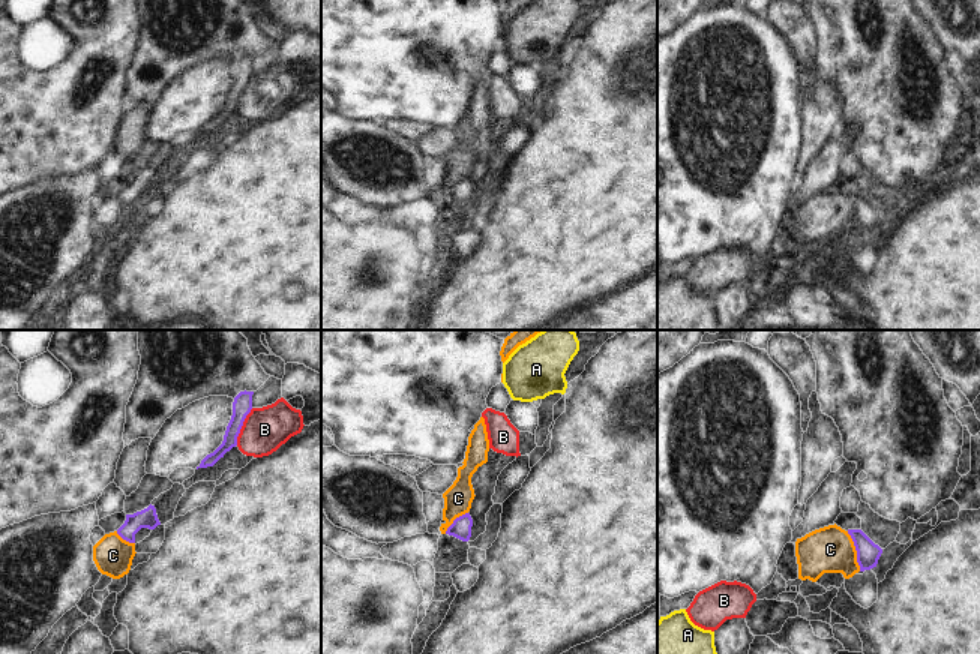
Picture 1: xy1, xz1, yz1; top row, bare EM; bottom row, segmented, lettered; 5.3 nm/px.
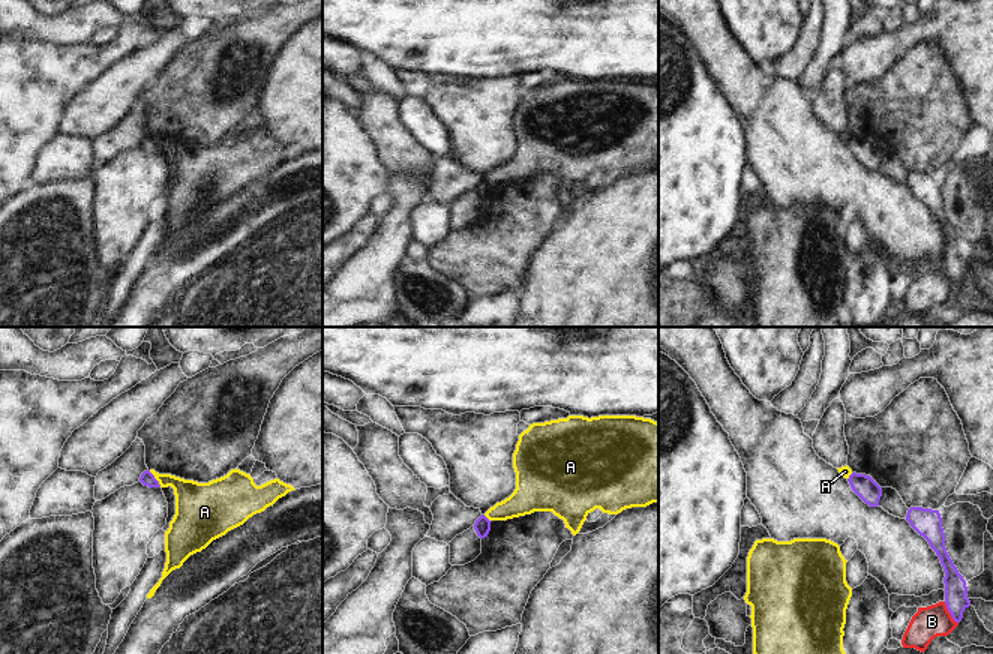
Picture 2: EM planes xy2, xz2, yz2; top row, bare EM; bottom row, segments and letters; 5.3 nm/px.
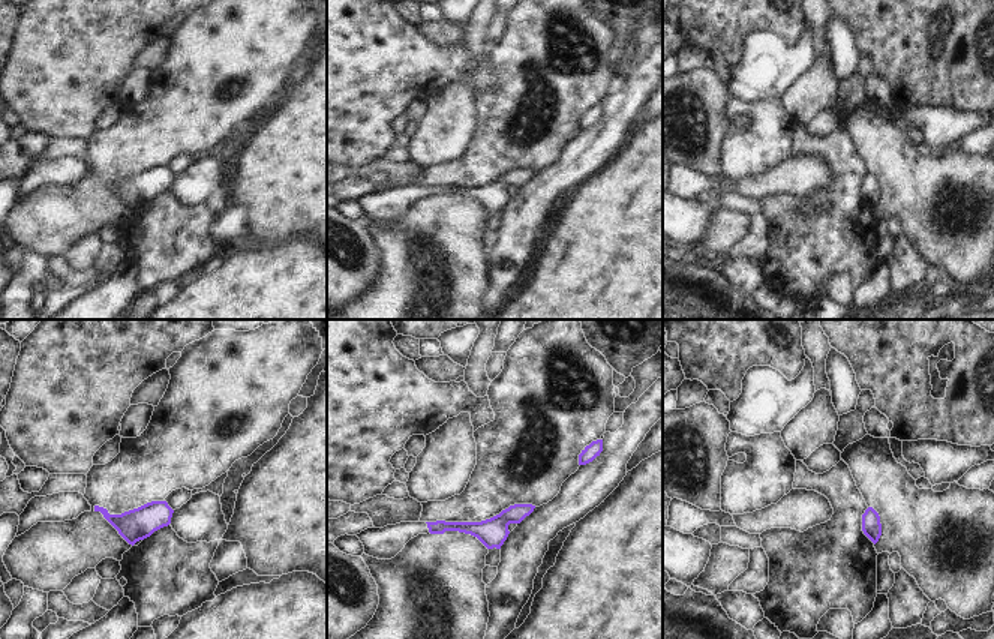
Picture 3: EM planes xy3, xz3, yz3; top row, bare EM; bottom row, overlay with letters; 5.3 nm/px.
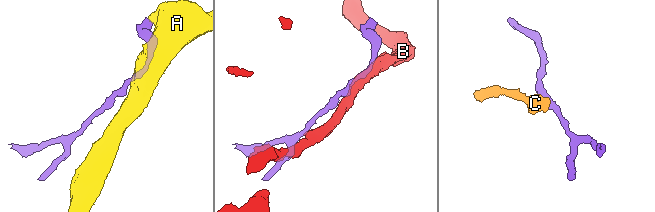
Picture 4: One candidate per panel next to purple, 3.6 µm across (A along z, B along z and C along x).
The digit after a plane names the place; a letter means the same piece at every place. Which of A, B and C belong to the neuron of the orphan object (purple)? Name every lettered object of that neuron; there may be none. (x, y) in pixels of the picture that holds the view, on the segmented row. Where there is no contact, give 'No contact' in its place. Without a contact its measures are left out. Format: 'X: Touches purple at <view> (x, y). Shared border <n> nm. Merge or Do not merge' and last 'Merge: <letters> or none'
A: Touches purple at xy2 (155, 479). Shared border 100 nm. Do not merge
B: Touches purple at xy1 (242, 425). Shared border 220 nm. Do not merge
C: Touches purple at yz1 (856, 549). Shared border 220 nm. Do not merge
Merge: none

